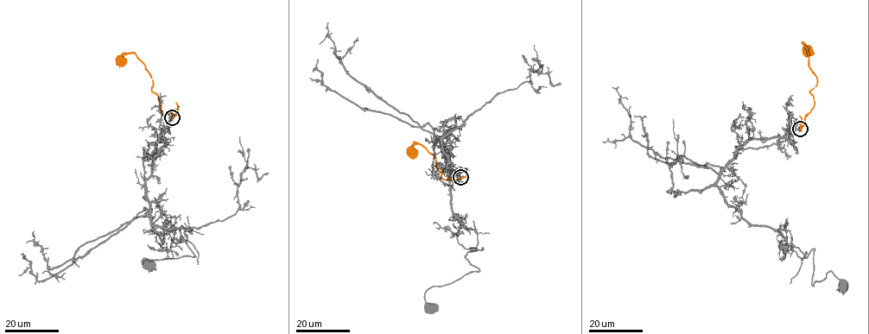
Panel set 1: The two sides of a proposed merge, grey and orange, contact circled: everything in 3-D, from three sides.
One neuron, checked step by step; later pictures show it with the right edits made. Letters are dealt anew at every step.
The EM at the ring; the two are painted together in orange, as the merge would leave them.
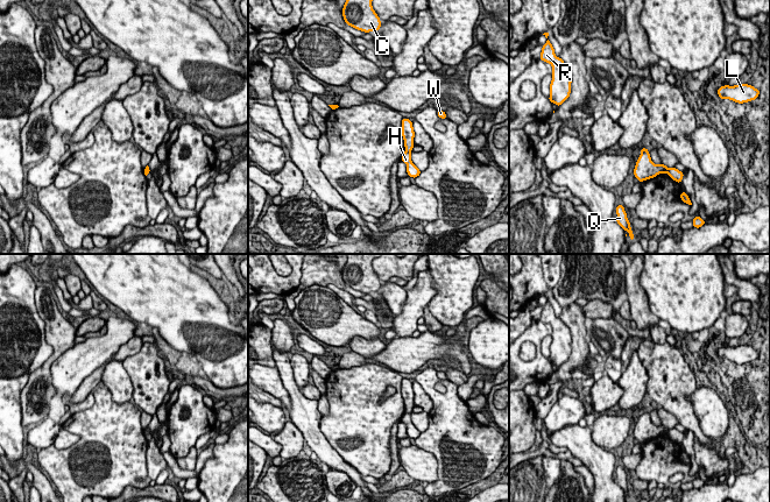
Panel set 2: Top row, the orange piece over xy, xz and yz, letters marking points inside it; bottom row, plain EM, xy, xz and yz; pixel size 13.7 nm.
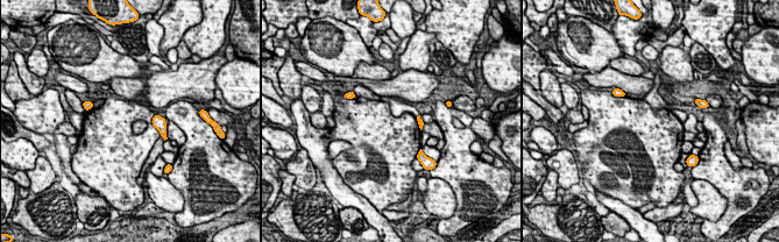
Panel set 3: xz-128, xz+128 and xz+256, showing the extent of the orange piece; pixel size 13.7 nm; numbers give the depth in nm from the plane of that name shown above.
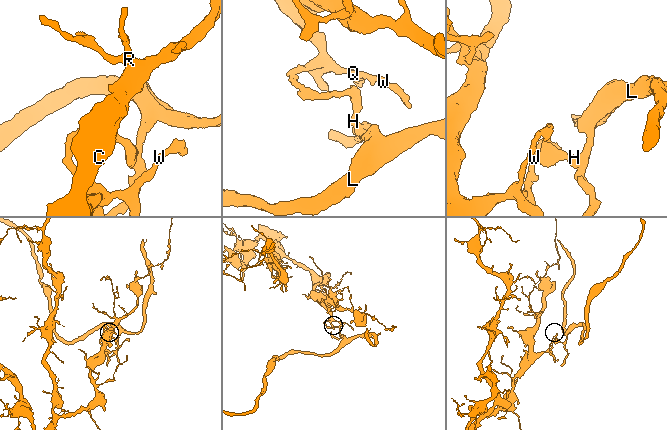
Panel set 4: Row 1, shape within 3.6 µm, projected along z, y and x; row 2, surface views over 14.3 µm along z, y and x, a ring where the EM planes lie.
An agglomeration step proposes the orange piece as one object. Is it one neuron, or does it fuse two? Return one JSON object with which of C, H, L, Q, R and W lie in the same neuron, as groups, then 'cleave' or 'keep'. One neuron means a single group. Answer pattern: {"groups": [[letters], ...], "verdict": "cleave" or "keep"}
{"groups": [["C", "Q", "R", "W"], ["H", "L"]], "verdict": "cleave"}

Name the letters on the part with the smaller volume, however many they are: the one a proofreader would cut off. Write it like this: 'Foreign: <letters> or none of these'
Foreign: H, L

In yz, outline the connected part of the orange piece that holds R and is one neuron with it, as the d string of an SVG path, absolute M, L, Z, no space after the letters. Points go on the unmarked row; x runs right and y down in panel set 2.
M549 301L543 306L539 319L552 326L549 361L559 368L571 355L572 338L570 328L561 319L556 317Z

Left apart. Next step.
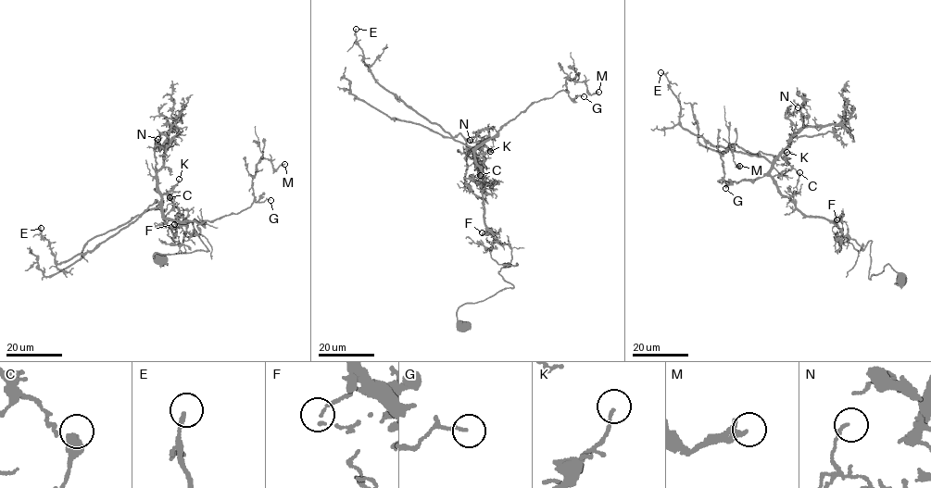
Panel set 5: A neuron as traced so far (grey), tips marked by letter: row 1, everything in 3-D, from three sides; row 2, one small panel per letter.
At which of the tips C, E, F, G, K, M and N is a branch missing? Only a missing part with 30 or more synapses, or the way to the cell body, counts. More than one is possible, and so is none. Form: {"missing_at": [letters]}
{"missing_at": []}

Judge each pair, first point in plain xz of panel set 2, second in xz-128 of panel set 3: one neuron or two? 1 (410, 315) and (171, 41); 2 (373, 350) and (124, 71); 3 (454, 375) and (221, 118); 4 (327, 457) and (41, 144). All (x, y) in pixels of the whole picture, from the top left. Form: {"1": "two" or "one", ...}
{"1": "one", "2": "two", "3": "one", "4": "two"}

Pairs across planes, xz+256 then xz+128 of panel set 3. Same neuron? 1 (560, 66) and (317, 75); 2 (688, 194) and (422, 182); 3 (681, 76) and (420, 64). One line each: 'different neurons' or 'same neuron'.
1: same neuron
2: same neuron
3: same neuron

